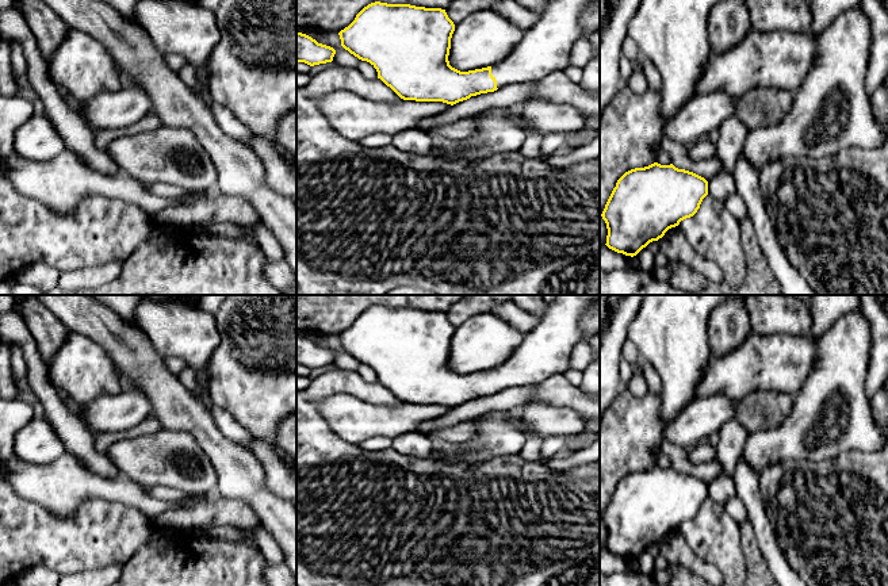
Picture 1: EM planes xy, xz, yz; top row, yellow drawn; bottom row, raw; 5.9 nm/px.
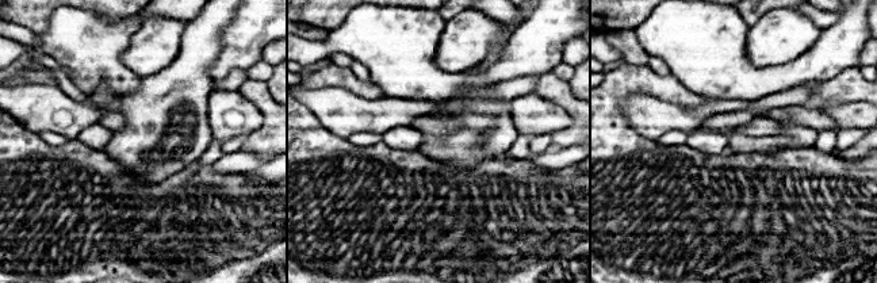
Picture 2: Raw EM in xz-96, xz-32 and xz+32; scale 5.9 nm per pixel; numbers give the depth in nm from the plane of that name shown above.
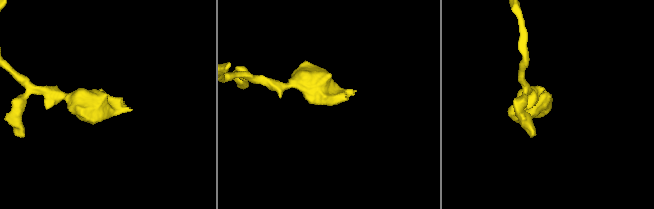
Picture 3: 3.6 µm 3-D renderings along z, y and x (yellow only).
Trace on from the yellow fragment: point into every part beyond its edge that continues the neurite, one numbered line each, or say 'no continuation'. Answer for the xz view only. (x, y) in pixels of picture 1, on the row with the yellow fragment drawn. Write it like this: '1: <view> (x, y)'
1: xz (546, 46)

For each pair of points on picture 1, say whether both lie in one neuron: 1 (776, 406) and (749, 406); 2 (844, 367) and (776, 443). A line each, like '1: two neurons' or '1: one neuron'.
1: one neuron
2: one neuron

